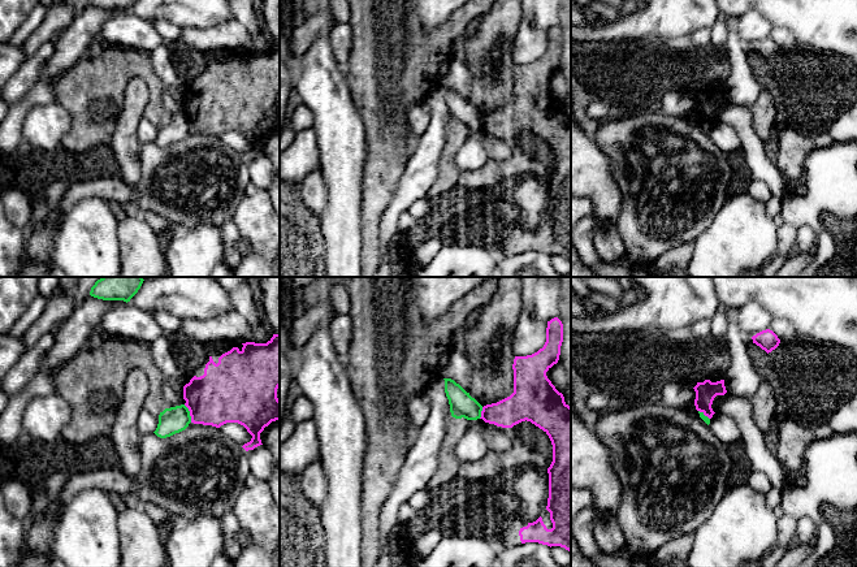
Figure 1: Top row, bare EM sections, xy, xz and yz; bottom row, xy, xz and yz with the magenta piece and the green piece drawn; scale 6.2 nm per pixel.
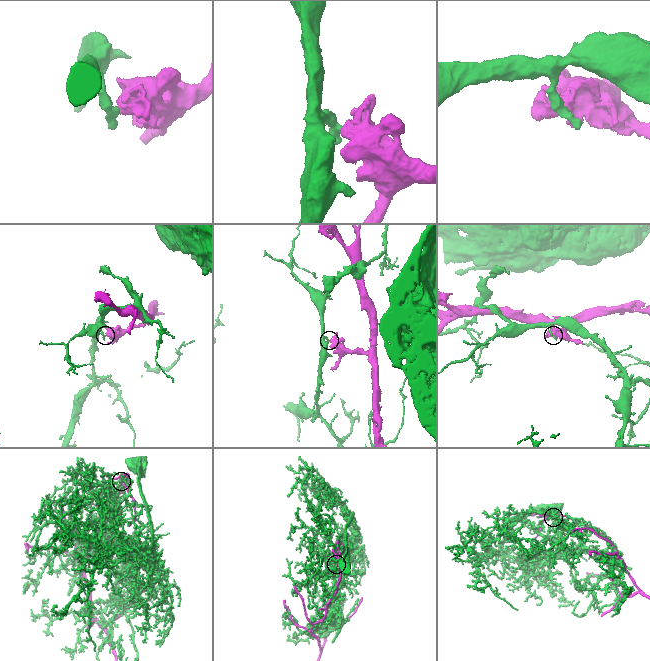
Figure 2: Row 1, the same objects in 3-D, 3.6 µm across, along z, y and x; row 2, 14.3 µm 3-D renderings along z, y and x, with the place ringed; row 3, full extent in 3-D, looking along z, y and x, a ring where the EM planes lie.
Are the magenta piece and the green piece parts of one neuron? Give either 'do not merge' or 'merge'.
do not merge

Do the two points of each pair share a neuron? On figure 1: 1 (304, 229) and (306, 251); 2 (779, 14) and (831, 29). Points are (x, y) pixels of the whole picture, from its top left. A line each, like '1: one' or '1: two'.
1: one
2: one

